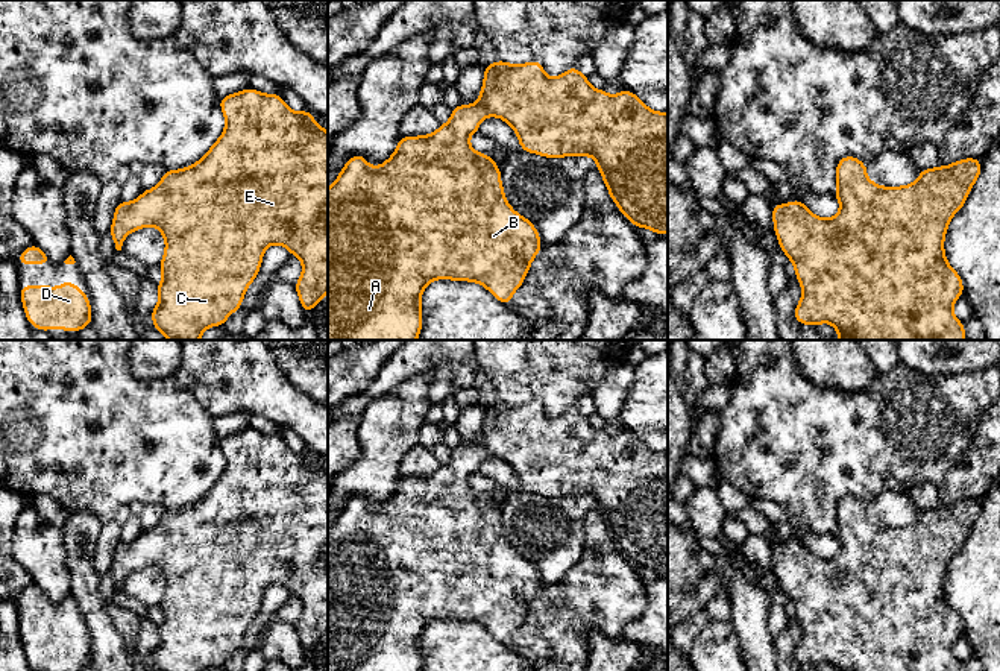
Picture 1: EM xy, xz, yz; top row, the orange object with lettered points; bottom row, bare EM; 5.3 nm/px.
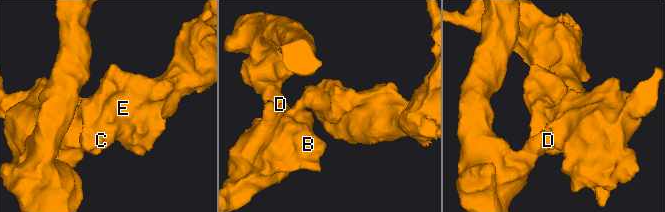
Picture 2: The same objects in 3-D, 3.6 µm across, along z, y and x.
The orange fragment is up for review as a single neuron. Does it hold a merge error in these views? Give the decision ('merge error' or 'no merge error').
no merge error

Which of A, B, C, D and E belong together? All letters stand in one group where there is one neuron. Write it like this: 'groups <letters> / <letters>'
groups A B C D E

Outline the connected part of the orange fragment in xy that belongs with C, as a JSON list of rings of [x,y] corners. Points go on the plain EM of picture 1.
[[[252,427],[237,434],[222,437],[220,449],[226,460],[225,471],[203,498],[187,509],[165,510],[155,528],[144,530],[134,542],[118,542],[114,551],[114,562],[109,572],[117,591],[121,591],[123,581],[129,572],[146,566],[155,566],[164,575],[165,592],[159,603],[162,622],[156,624],[159,642],[152,650],[153,668],[158,671],[205,671],[209,666],[223,666],[225,660],[235,650],[241,648],[244,633],[256,618],[264,591],[270,584],[285,586],[291,595],[302,601],[302,615],[294,625],[305,653],[311,651],[328,633],[328,556],[323,554],[323,550],[328,547],[328,472],[313,460],[311,451],[293,452],[279,434],[263,434]]]

